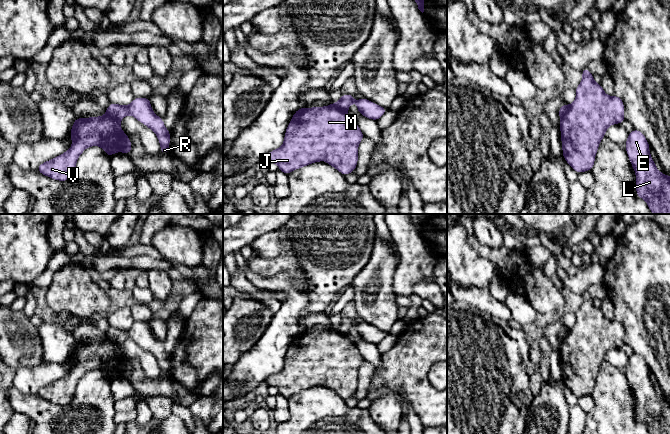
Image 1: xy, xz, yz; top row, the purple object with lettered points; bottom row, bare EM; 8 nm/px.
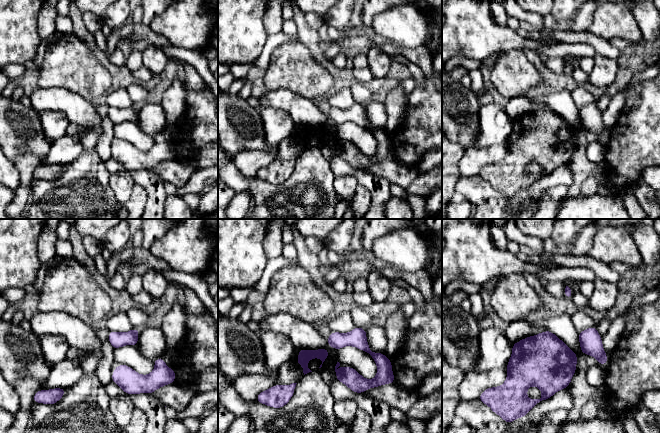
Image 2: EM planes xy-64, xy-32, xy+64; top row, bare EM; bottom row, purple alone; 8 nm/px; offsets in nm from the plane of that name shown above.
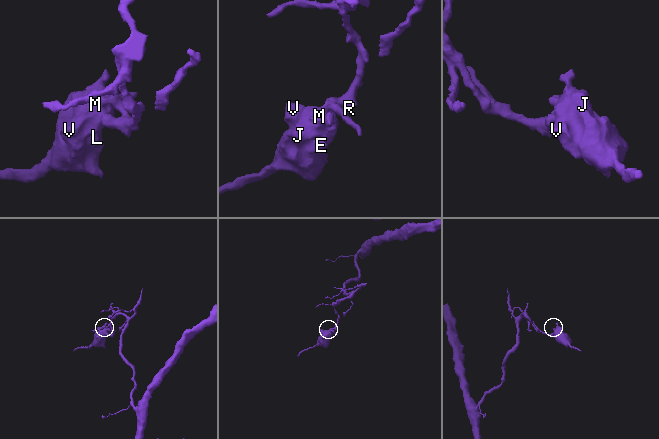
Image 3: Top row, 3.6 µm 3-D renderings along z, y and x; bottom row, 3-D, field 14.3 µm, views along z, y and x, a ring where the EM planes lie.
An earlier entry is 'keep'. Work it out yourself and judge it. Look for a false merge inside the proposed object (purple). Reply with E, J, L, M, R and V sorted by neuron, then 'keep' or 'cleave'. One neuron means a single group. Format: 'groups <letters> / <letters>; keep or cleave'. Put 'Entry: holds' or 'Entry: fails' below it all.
groups E J L M V / R; cleave
Entry: fails

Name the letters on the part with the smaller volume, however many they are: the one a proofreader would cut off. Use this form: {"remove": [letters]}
{"remove": ["E", "J", "L", "M", "V"]}

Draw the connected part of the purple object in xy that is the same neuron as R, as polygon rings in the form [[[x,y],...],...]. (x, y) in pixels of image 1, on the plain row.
[[[135,321],[127,330],[110,327],[106,335],[110,341],[118,345],[127,339],[132,339],[157,359],[161,371],[160,377],[169,377],[170,355],[164,350],[163,343],[152,334],[150,322]]]

